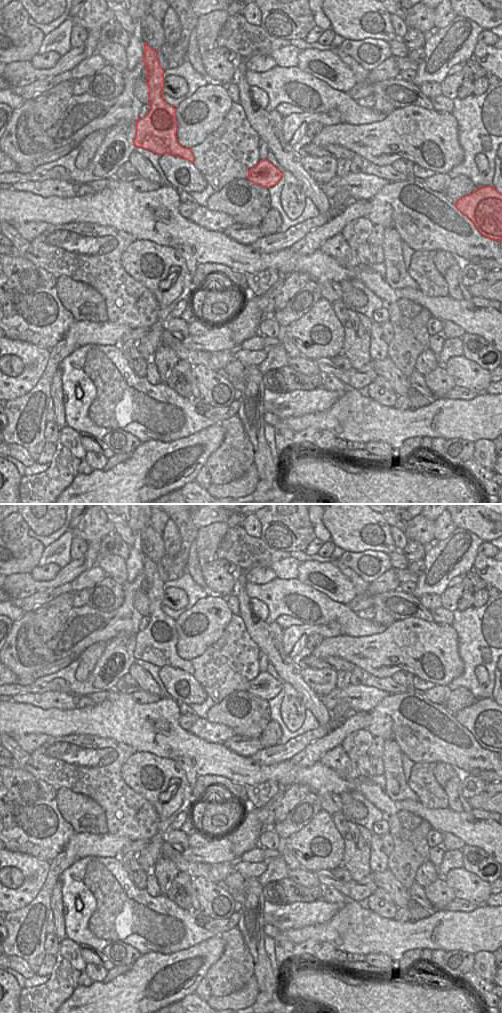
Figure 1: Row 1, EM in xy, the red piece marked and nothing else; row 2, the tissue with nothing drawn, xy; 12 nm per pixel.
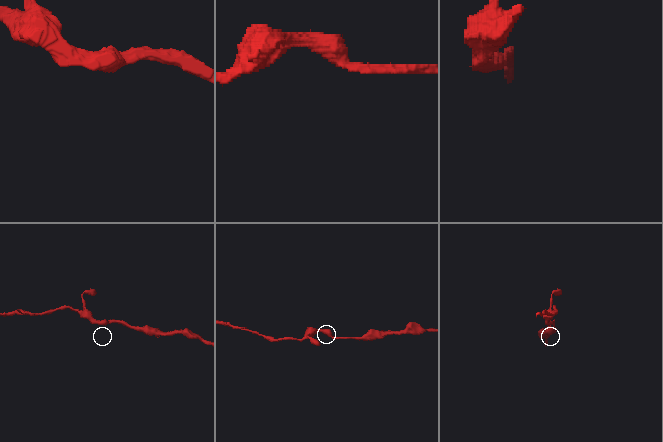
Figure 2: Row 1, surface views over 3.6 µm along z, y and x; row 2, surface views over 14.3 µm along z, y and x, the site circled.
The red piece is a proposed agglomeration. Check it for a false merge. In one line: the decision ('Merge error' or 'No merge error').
No merge error.

